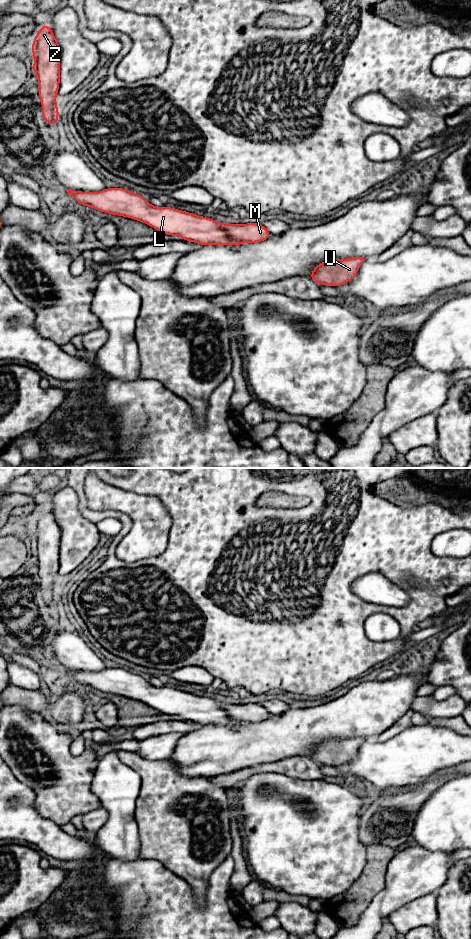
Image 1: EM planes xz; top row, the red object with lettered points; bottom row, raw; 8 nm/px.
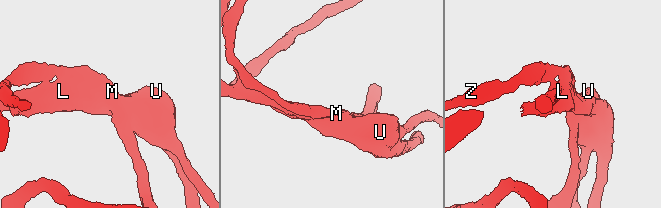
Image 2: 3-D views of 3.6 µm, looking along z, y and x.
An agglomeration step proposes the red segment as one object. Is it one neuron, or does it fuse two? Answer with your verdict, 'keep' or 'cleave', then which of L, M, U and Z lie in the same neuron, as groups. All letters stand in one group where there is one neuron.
keep | L M U Z

